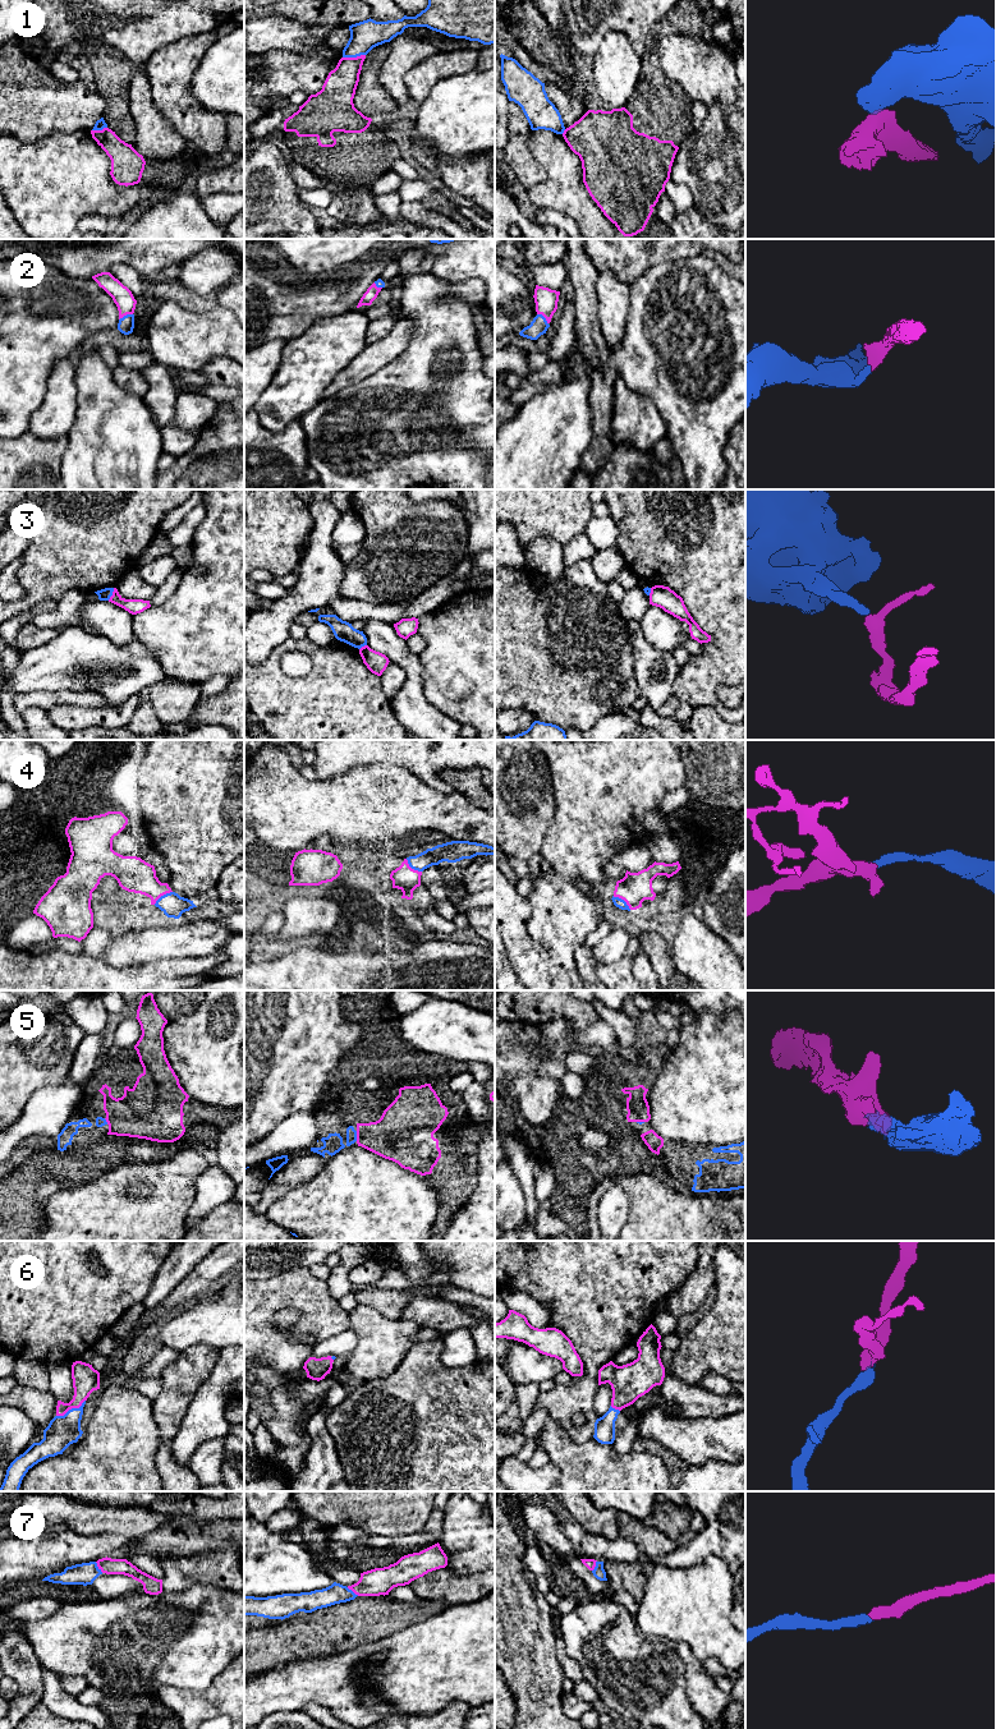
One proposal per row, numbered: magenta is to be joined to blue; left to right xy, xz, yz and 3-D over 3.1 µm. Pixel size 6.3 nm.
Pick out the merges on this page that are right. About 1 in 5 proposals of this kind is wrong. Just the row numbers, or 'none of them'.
2, 4, 5, 6, 7

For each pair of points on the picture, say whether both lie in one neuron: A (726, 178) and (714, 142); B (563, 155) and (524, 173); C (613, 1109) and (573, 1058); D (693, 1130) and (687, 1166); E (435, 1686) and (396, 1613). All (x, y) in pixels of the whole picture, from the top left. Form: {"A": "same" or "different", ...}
{"A": "same", "B": "different", "C": "different", "D": "different", "E": "different"}

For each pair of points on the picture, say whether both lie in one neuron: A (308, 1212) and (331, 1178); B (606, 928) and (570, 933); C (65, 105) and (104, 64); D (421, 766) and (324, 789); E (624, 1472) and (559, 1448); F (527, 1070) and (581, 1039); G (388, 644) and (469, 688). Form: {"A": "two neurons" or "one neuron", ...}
{"A": "one neuron", "B": "two neurons", "C": "two neurons", "D": "two neurons", "E": "one neuron", "F": "one neuron", "G": "two neurons"}

